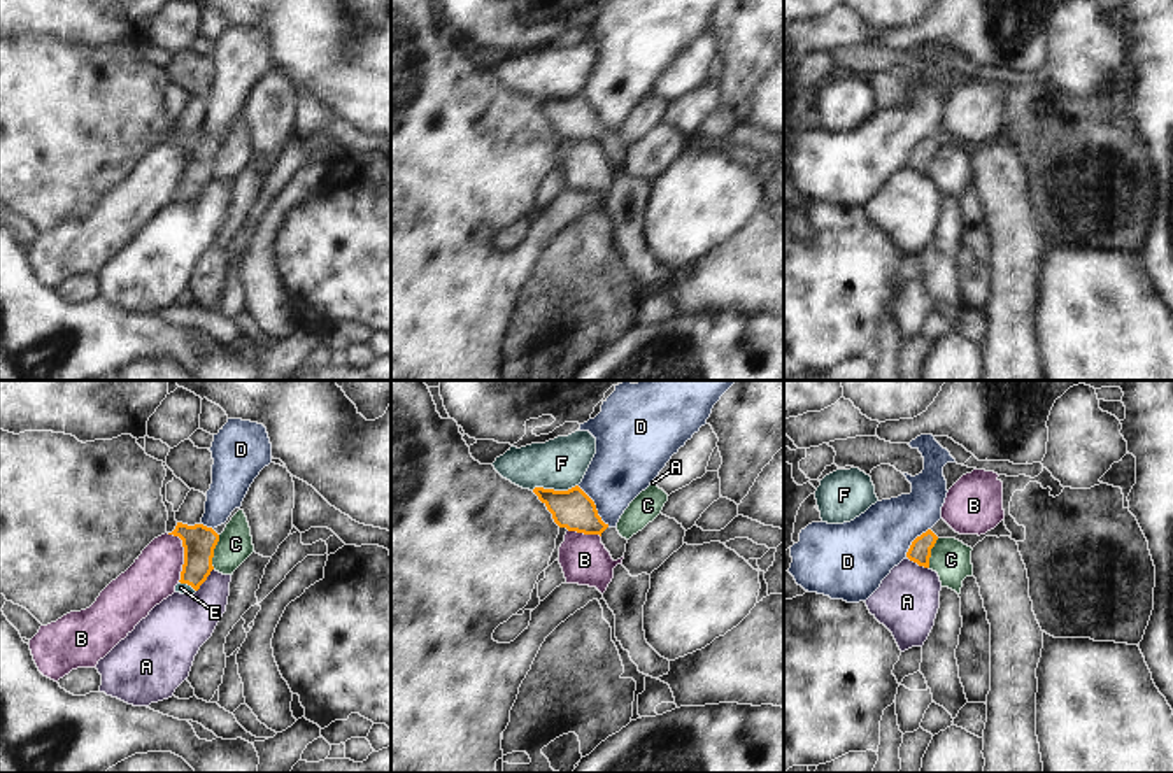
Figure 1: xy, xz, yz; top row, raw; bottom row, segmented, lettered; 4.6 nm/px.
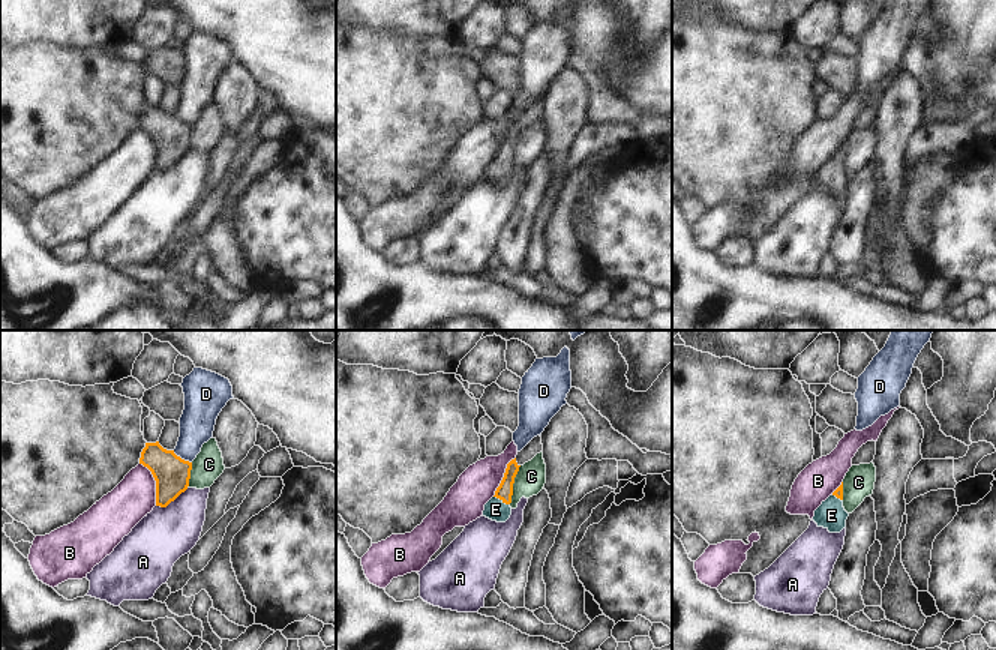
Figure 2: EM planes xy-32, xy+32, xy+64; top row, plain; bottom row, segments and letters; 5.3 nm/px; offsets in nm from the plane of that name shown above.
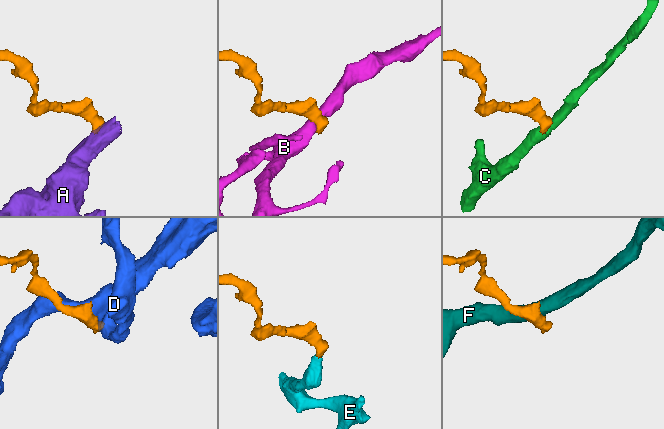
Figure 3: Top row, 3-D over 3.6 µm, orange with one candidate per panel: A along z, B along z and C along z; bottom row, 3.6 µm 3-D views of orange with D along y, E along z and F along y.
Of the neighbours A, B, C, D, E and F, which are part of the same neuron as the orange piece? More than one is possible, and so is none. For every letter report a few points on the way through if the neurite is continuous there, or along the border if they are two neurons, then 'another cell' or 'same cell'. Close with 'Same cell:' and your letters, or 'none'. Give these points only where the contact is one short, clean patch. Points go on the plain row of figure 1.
A: border along xy (213, 176), (197, 198); another cell
B: border along xy (167, 141), (176, 142), (183, 155), (183, 177), (177, 188); another cell
C: border along xy (220, 142), (214, 153), (213, 176); another cell
D: border along xz (577, 93), (593, 109), (597, 121), (609, 134); another cell
E: runs through xy (199, 149), (199, 172), (188, 191), (181, 195); same cell
F: another cell
Same cell: E

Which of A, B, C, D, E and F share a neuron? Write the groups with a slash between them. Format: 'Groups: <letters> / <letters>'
Groups: A / B / C / D / E / F

